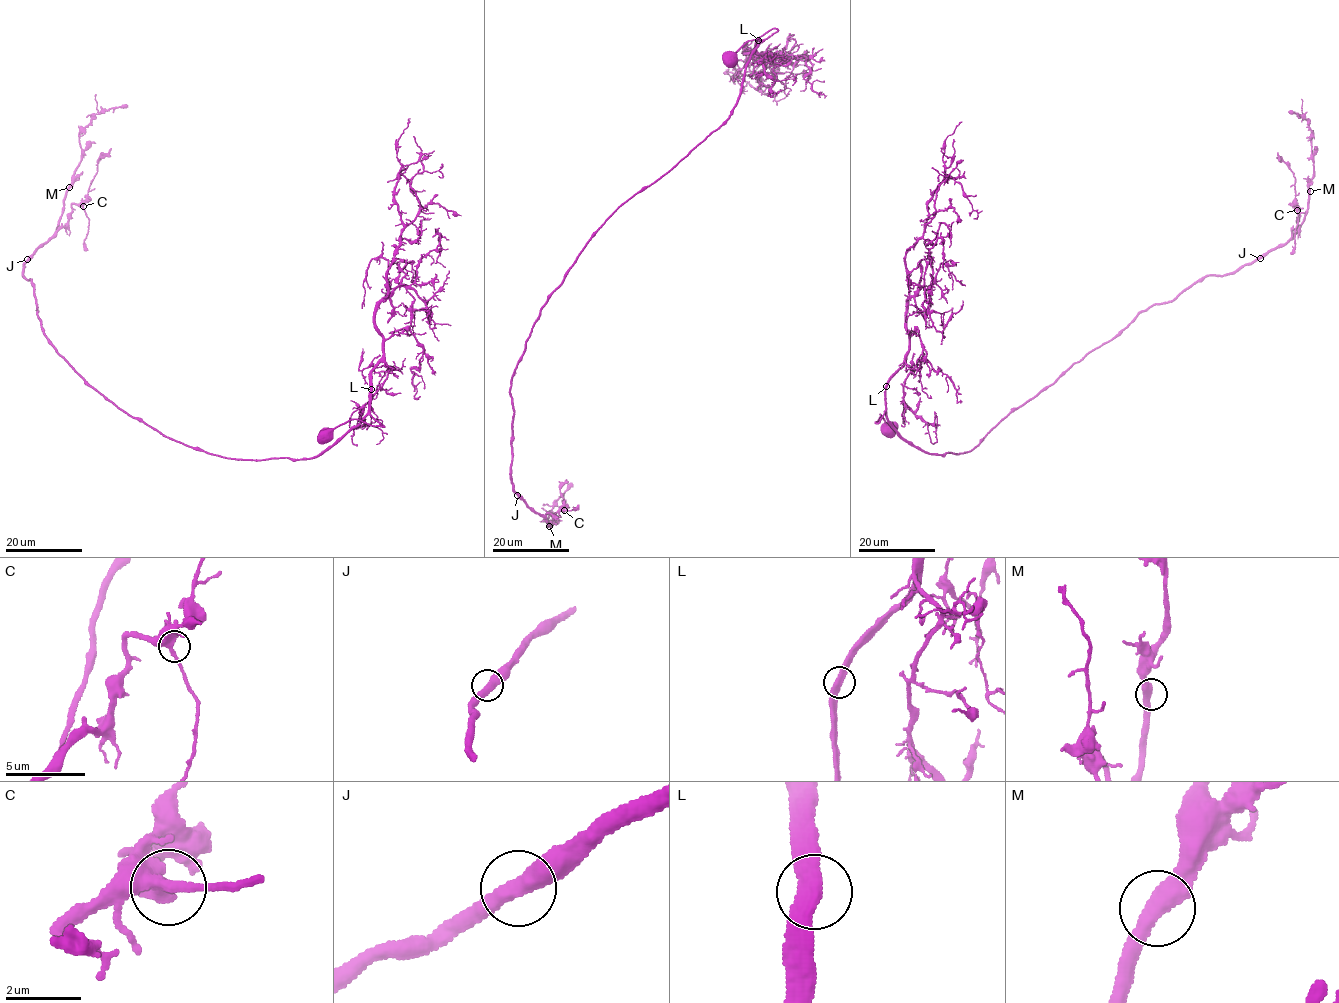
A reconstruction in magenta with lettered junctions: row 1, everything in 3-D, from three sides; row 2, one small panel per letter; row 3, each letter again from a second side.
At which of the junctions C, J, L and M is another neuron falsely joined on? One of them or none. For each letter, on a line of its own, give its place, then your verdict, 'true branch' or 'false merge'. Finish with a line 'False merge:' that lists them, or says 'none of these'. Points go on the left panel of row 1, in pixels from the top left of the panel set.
C: place (83, 206); true branch
J: place (27, 259); true branch
L: place (371, 389); true branch
M: place (69, 187); true branch
False merge: none of these

